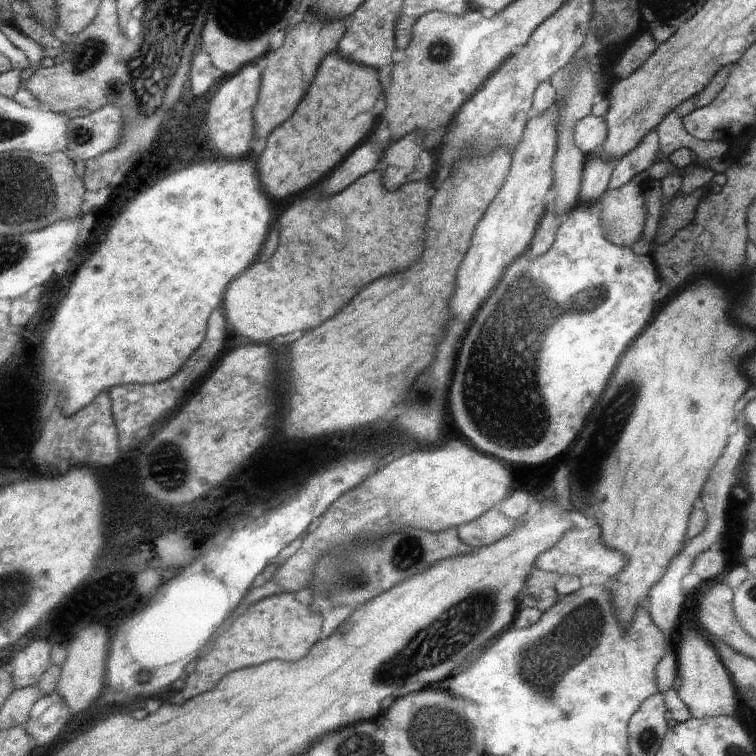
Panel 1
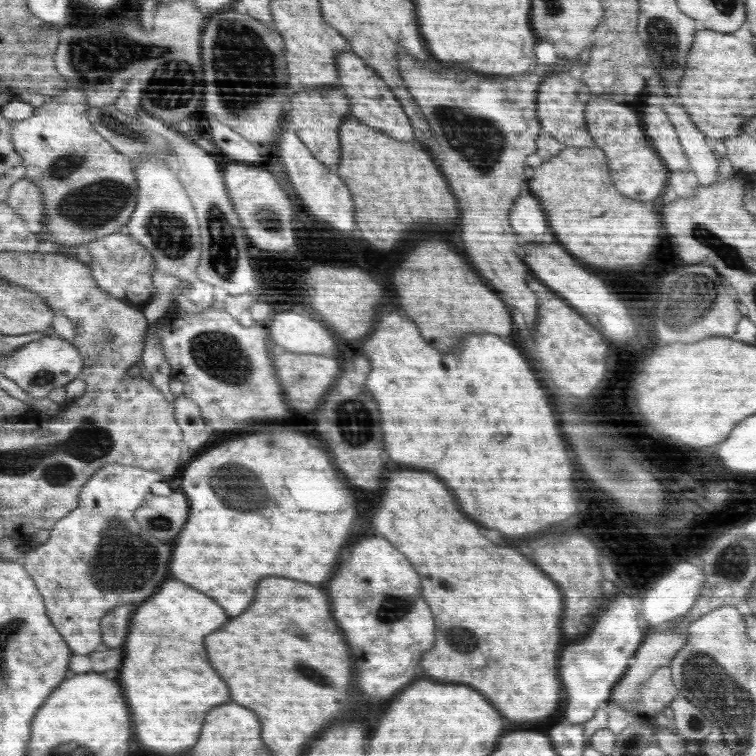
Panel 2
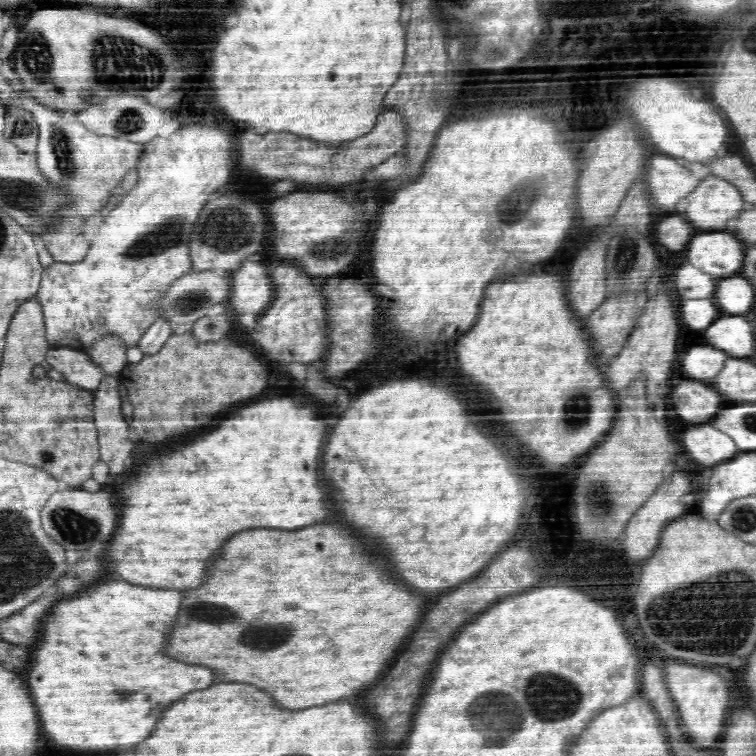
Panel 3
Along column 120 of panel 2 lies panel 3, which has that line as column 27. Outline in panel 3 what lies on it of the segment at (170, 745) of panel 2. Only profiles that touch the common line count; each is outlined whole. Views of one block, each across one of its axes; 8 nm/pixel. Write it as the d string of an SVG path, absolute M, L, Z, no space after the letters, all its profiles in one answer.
M115 578L112 582L94 586L96 590L88 590L92 594L80 594L80 598L64 602L64 606L48 618L48 626L44 626L44 646L32 650L30 666L26 670L28 686L32 686L36 702L40 702L44 734L58 746L78 750L130 748L154 730L156 720L166 706L192 690L216 684L210 668L174 662L162 654L184 594L178 590L156 590L134 584Z

